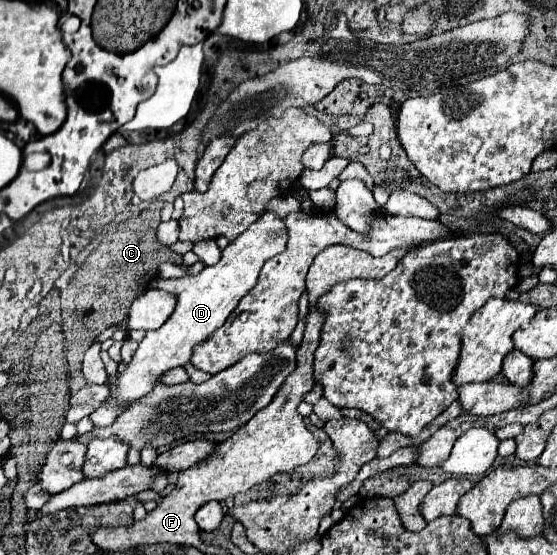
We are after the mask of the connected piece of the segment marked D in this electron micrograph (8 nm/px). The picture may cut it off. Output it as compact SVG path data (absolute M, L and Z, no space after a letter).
M265 213L253 225L249 225L249 229L245 229L233 243L229 243L223 249L217 265L205 267L199 275L153 281L151 287L169 291L177 297L177 307L161 329L147 331L145 339L139 343L125 371L119 373L113 383L107 383L109 387L107 399L89 415L93 425L107 427L115 423L125 409L129 409L135 401L153 391L155 383L159 383L159 377L163 373L187 365L191 361L193 349L199 343L207 341L227 321L231 311L237 307L239 299L257 283L263 263L273 255L281 253L285 249L285 243L287 243L287 229L283 227L283 219L275 217L273 213Z

